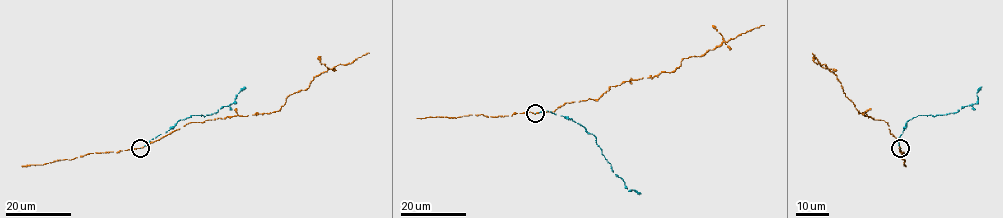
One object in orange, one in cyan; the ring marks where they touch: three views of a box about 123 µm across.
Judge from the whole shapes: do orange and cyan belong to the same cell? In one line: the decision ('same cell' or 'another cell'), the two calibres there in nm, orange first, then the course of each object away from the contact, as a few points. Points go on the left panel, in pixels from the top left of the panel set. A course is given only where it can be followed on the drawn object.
another cell; 240 nm thick on the orange side, 70 nm on the other; orange runs (140, 147), (191, 122), (277, 111), (286, 98), (305, 90), (315, 77), (369, 53); cyan runs (140, 148), (180, 119), (216, 113), (233, 103), (245, 87)

